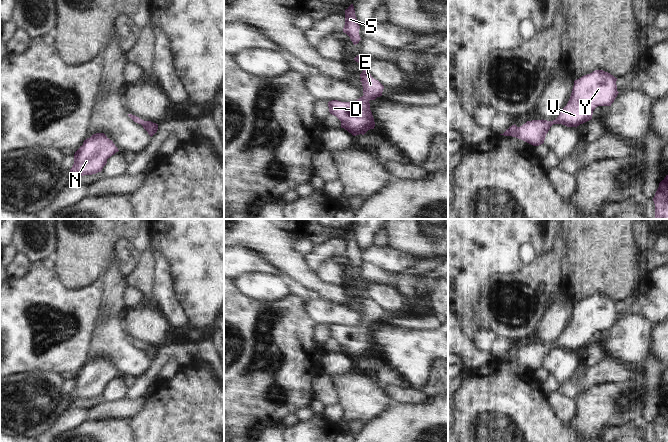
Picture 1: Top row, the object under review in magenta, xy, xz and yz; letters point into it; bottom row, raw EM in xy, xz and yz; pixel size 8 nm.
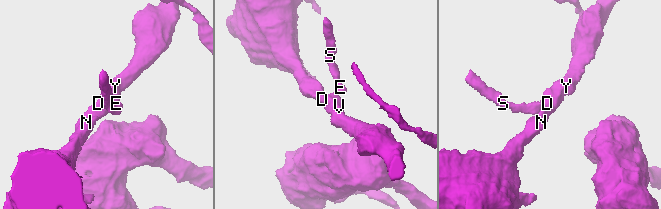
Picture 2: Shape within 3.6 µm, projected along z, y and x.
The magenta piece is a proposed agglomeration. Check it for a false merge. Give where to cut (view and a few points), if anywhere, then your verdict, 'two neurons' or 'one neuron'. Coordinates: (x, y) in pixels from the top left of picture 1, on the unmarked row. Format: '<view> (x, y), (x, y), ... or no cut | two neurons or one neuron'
no cut | one neuron

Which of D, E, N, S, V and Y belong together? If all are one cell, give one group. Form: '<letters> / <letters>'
D E N S V Y

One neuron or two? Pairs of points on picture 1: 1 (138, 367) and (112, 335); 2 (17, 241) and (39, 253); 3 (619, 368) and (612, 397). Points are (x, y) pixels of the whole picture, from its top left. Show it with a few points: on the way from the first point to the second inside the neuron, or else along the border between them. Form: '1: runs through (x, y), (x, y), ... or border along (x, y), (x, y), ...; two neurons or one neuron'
1: runs through (130, 359), (114, 343); one neuron
2: runs through (22, 241), (27, 241), (34, 248); one neuron
3: border along (638, 379), (598, 383), (592, 386); two neurons

